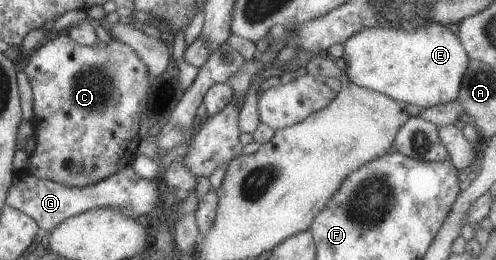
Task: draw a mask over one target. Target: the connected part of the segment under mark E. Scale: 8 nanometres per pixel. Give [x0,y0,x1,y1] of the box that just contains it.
[342,21,469,109]

